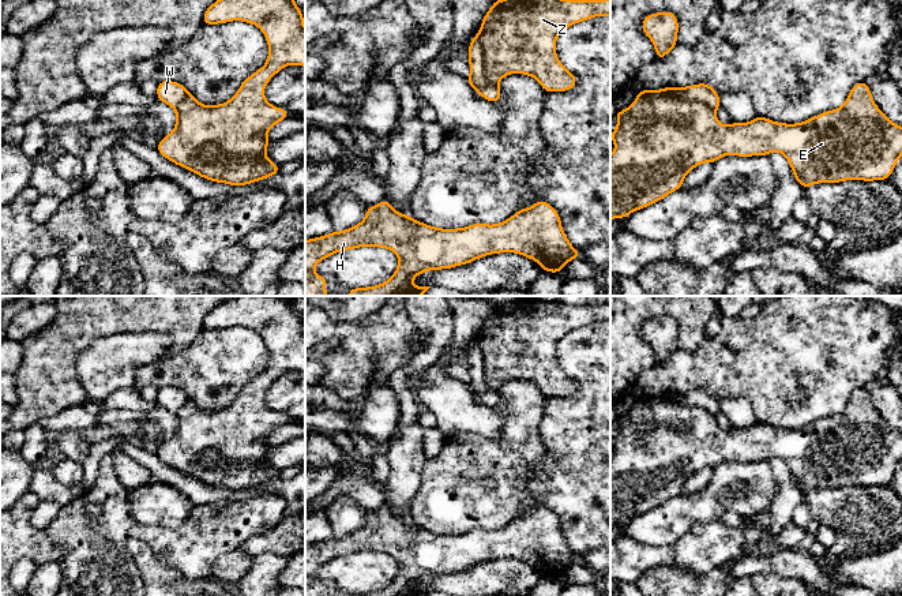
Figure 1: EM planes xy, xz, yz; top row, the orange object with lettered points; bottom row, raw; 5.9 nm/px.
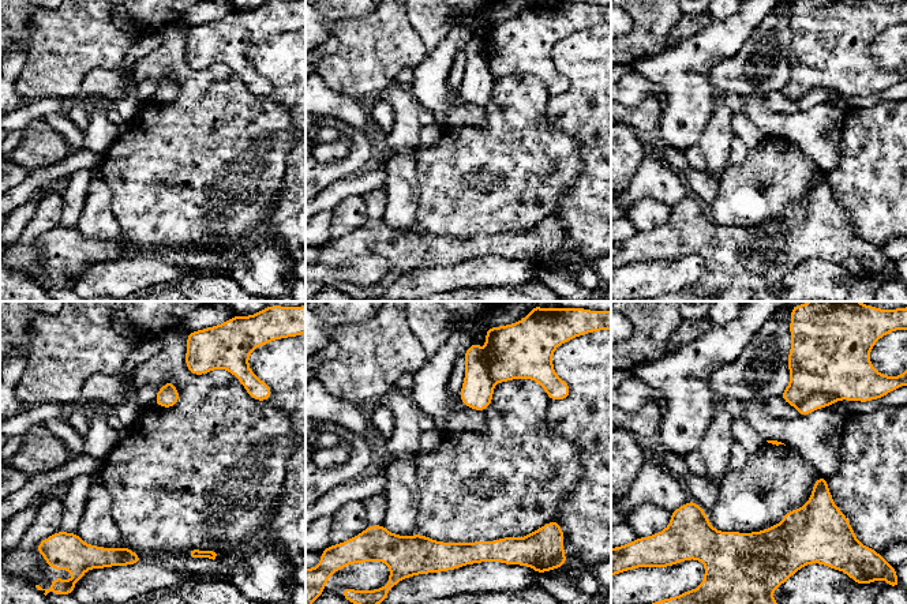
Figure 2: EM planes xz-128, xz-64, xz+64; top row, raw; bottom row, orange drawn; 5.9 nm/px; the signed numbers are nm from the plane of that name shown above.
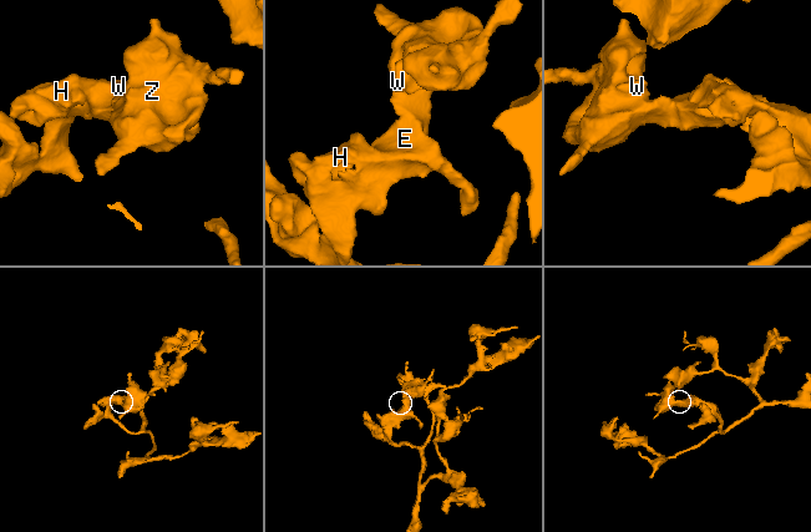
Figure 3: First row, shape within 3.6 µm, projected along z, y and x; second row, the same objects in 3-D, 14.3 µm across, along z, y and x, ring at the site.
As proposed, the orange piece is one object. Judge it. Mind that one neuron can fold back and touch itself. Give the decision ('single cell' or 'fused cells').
fused cells

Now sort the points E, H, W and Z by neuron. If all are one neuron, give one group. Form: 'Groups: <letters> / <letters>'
Groups: E H Z / W

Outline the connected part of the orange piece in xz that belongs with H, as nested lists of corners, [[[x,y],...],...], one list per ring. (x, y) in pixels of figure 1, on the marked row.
[[[384,198],[379,205],[368,206],[365,218],[356,226],[305,240],[305,296],[327,296],[327,278],[313,273],[313,267],[320,260],[332,254],[360,247],[382,247],[396,252],[398,269],[380,285],[350,288],[349,296],[422,296],[431,286],[414,286],[411,281],[418,274],[467,265],[491,254],[520,254],[535,260],[542,271],[550,273],[561,273],[570,260],[582,256],[568,241],[557,210],[544,199],[527,209],[519,209],[500,224],[473,224],[465,228],[443,229],[395,211]]]

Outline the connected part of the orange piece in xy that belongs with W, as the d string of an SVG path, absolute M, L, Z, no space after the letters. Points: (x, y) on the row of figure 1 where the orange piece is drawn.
M162 80L157 85L157 100L165 102L170 108L180 105L188 94L185 86L174 80Z

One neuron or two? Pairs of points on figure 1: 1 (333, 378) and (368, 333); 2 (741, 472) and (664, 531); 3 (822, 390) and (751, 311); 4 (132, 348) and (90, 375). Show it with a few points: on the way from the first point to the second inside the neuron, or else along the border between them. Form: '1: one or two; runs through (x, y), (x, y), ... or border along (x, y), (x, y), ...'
1: one; runs through (344, 367), (367, 344)
2: one; runs through (722, 484), (699, 508), (681, 512)
3: two; border along (760, 310), (752, 317), (739, 318)
4: one; runs through (121, 355), (101, 368)

